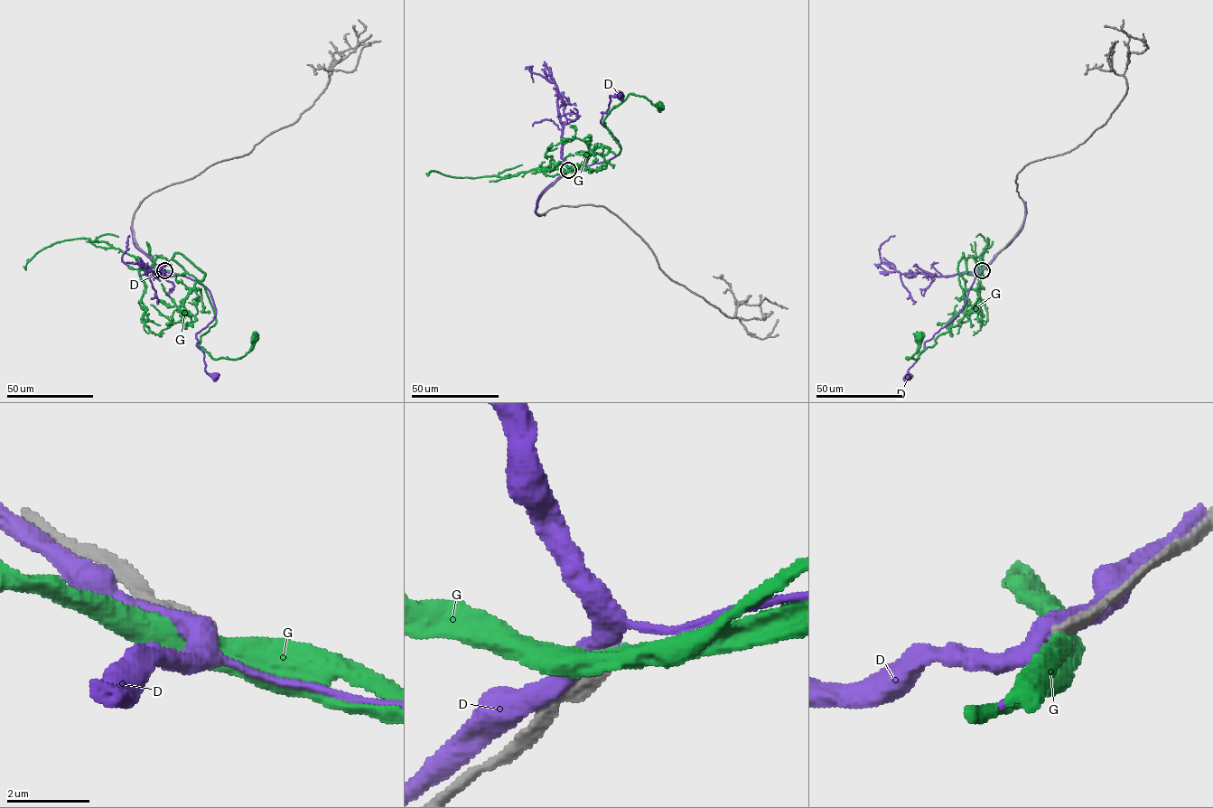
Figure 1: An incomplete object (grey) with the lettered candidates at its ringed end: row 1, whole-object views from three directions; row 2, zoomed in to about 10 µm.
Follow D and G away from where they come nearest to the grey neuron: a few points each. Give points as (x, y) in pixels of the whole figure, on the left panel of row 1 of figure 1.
D: (163, 269), (186, 276), (209, 291), (216, 314), (196, 334), (197, 346), (203, 352), (205, 371), (215, 376)
G: (163, 270), (188, 273), (205, 288), (216, 323), (199, 344), (212, 358), (242, 358), (254, 336)

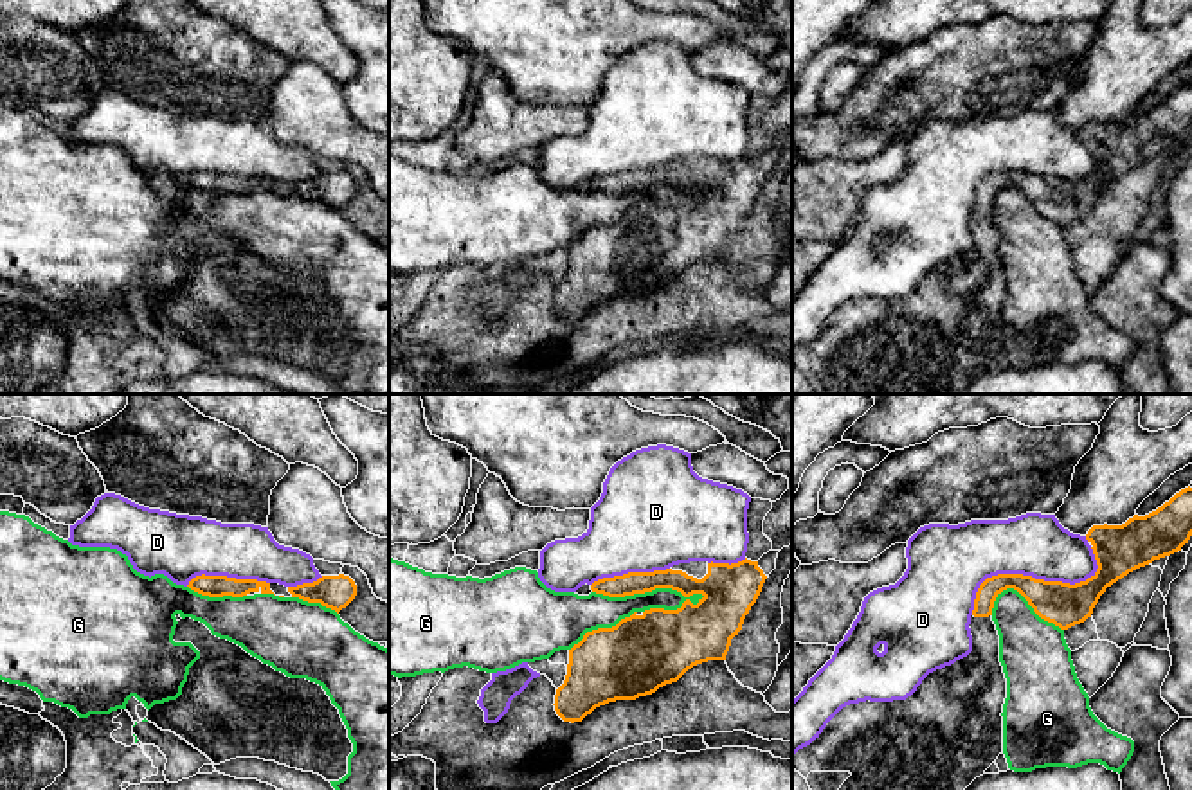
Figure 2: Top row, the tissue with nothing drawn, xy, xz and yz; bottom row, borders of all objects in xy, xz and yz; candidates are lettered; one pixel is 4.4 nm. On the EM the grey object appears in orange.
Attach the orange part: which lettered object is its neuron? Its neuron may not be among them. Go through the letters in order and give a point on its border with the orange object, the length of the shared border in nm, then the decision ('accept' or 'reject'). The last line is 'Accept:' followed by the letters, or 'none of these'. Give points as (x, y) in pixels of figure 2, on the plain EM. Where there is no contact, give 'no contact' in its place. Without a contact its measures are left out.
D: meets orange in yz at (1034, 175); contact 600 nm long; reject
G: meets orange in xz at (649, 188); contact 500 nm long; reject
Accept: none of these

